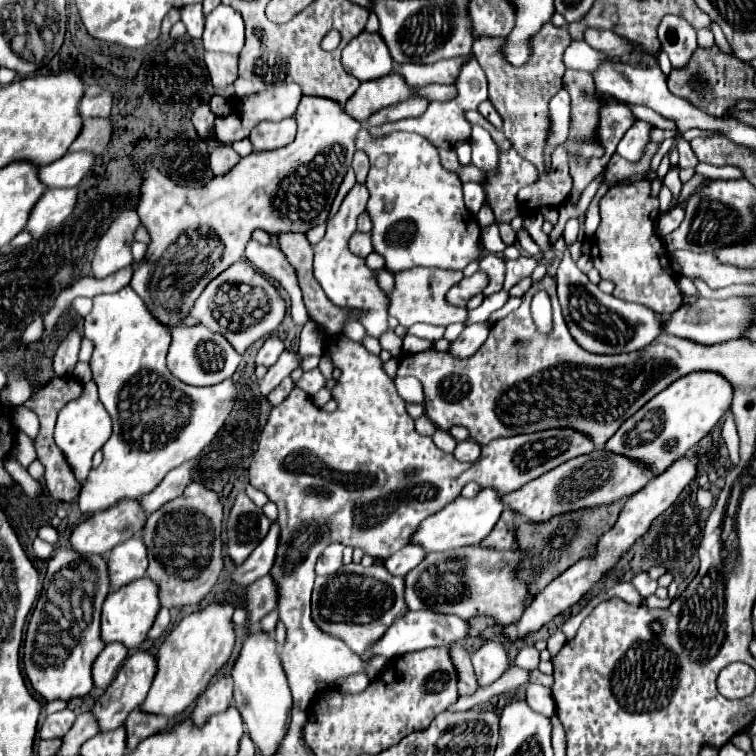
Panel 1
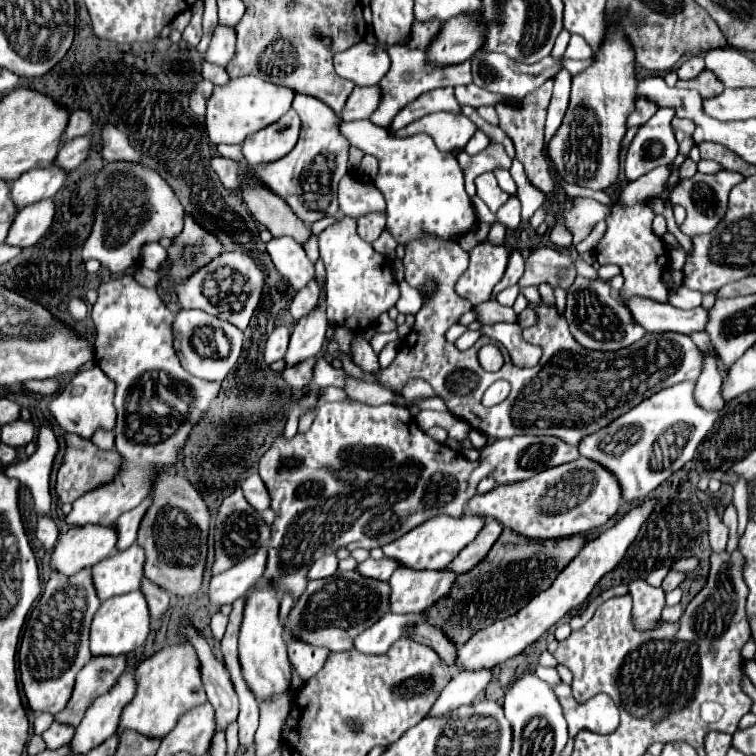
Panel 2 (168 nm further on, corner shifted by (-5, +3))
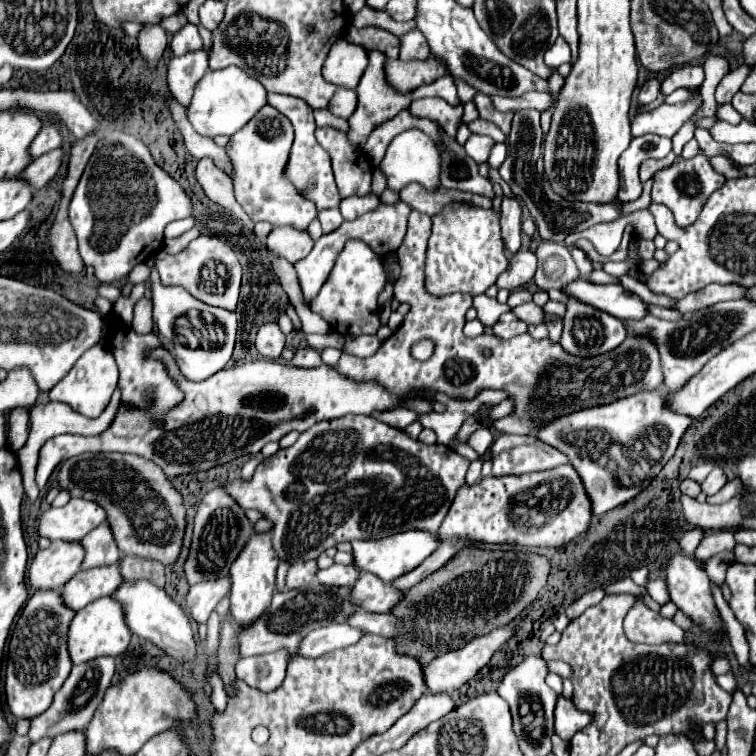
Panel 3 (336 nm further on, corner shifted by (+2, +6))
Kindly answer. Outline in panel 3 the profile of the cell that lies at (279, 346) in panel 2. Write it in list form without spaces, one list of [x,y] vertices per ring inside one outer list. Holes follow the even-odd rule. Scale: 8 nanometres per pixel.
[[[276,322],[264,324],[256,334],[256,350],[270,360],[278,360],[284,348],[284,334]]]

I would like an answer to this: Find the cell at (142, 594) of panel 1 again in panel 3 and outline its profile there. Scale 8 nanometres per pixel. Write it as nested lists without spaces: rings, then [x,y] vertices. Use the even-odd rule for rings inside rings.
[[[104,596],[88,604],[72,620],[72,626],[68,630],[68,650],[72,654],[72,664],[82,664],[100,656],[120,656],[128,648],[130,636],[132,632],[126,624],[124,606],[116,602],[112,596]]]

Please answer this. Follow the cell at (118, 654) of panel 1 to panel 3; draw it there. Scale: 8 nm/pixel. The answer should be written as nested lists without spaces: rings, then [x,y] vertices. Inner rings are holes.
[[[102,656],[102,658],[94,658],[92,662],[84,662],[84,664],[72,666],[72,672],[70,672],[68,680],[56,692],[56,698],[54,698],[52,706],[44,714],[32,718],[32,726],[30,726],[28,738],[32,742],[38,742],[44,736],[56,738],[58,734],[64,734],[64,732],[70,732],[70,730],[78,730],[78,728],[86,728],[90,724],[98,704],[102,702],[106,688],[112,682],[114,670],[116,670],[116,662],[114,662],[112,656]]]

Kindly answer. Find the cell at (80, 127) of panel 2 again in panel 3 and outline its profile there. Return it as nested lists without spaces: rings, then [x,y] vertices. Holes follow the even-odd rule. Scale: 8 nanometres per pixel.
[[[44,126],[30,146],[30,156],[38,158],[38,156],[42,156],[54,148],[60,148],[60,146],[62,146],[62,136],[58,136],[58,134],[54,136],[52,126]]]

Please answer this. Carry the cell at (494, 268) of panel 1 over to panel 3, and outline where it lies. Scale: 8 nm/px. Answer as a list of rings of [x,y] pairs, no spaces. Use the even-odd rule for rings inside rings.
[[[516,252],[510,260],[510,266],[506,272],[502,272],[496,280],[498,288],[506,290],[516,290],[518,286],[526,284],[532,280],[532,274],[536,272],[536,256],[534,252]]]

